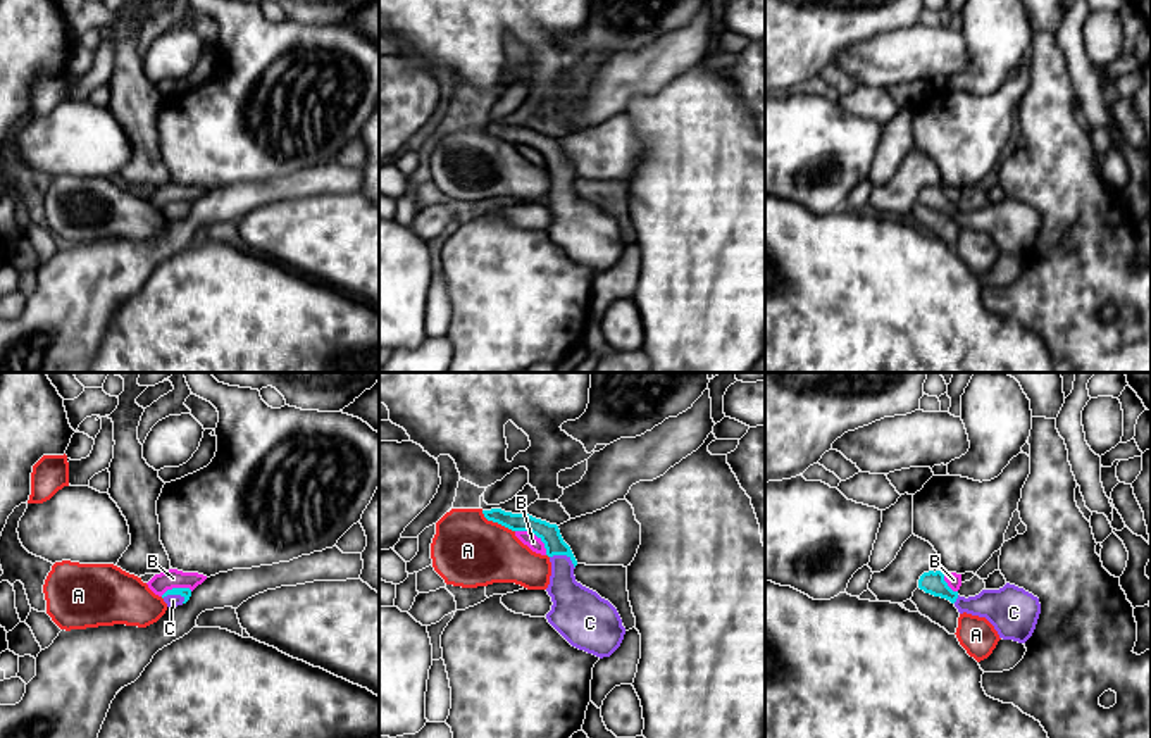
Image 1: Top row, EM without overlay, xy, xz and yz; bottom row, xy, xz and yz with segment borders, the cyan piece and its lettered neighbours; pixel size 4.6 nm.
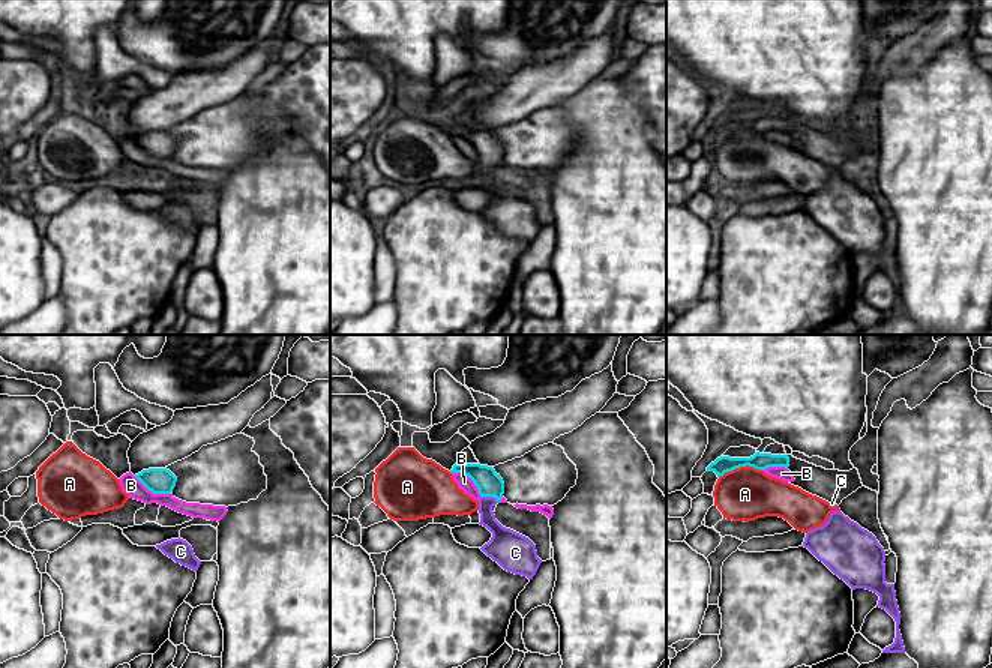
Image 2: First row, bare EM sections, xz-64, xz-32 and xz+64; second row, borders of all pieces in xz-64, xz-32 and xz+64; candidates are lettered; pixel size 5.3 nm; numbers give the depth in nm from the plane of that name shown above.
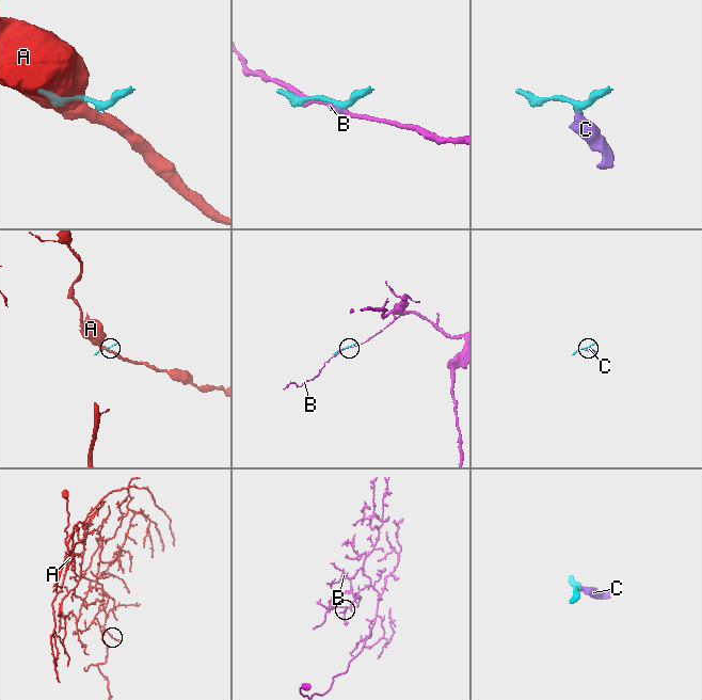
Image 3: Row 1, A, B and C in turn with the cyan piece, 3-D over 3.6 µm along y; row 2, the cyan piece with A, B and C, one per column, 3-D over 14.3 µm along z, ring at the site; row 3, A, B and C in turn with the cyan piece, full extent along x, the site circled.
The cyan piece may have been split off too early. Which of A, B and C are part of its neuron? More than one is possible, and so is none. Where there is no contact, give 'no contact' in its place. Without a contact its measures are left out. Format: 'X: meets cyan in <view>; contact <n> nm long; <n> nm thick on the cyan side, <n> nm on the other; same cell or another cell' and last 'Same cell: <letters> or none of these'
A: meets cyan in xz; contact 190 nm long; 90 nm thick on the cyan side, 340 nm on the other; another cell
B: meets cyan in xz; contact 190 nm long; 100 nm thick on the cyan side, 70 nm on the other; another cell
C: meets cyan in xz; contact 130 nm long; 100 nm thick on the cyan side, 200 nm on the other; same cell
Same cell: C

